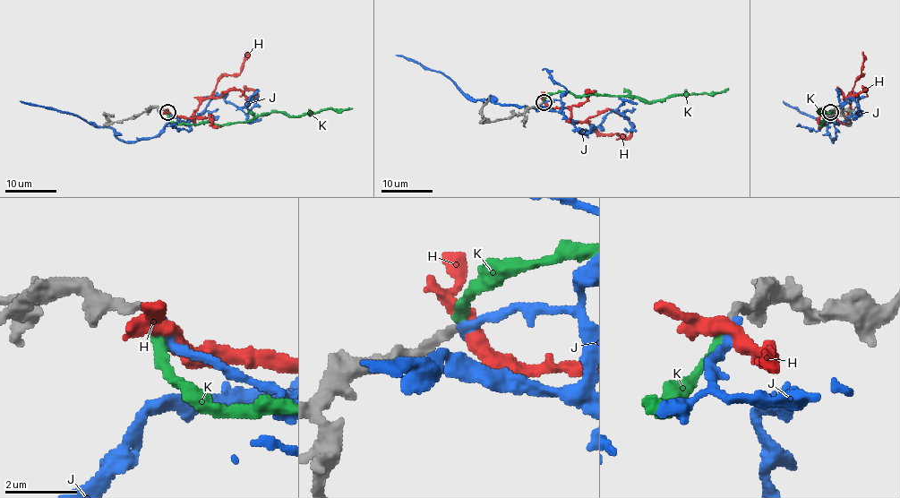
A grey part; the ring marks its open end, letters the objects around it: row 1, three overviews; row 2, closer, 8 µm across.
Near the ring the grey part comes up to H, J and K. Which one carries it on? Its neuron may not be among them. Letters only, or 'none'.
K

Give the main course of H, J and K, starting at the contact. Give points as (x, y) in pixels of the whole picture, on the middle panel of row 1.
H: (544, 102), (567, 108), (570, 120), (579, 121), (616, 111), (632, 131), (615, 139)
J: (544, 103), (559, 100), (561, 108), (547, 111), (542, 107), (467, 98), (442, 73), (424, 70), (396, 55)
K: (544, 102), (552, 92), (564, 91), (630, 95), (663, 102), (674, 95), (723, 92), (728, 88)

